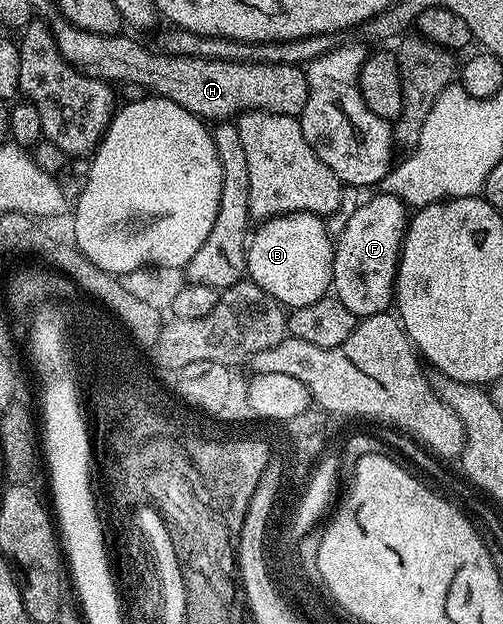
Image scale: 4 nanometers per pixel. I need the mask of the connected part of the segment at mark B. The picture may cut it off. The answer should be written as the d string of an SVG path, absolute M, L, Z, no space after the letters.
M289 214L260 225L263 227L256 234L254 231L247 243L246 277L256 282L266 294L278 300L280 306L291 310L305 308L305 304L313 304L328 297L333 286L335 244L333 234L327 231L323 222L326 221L318 214Z

